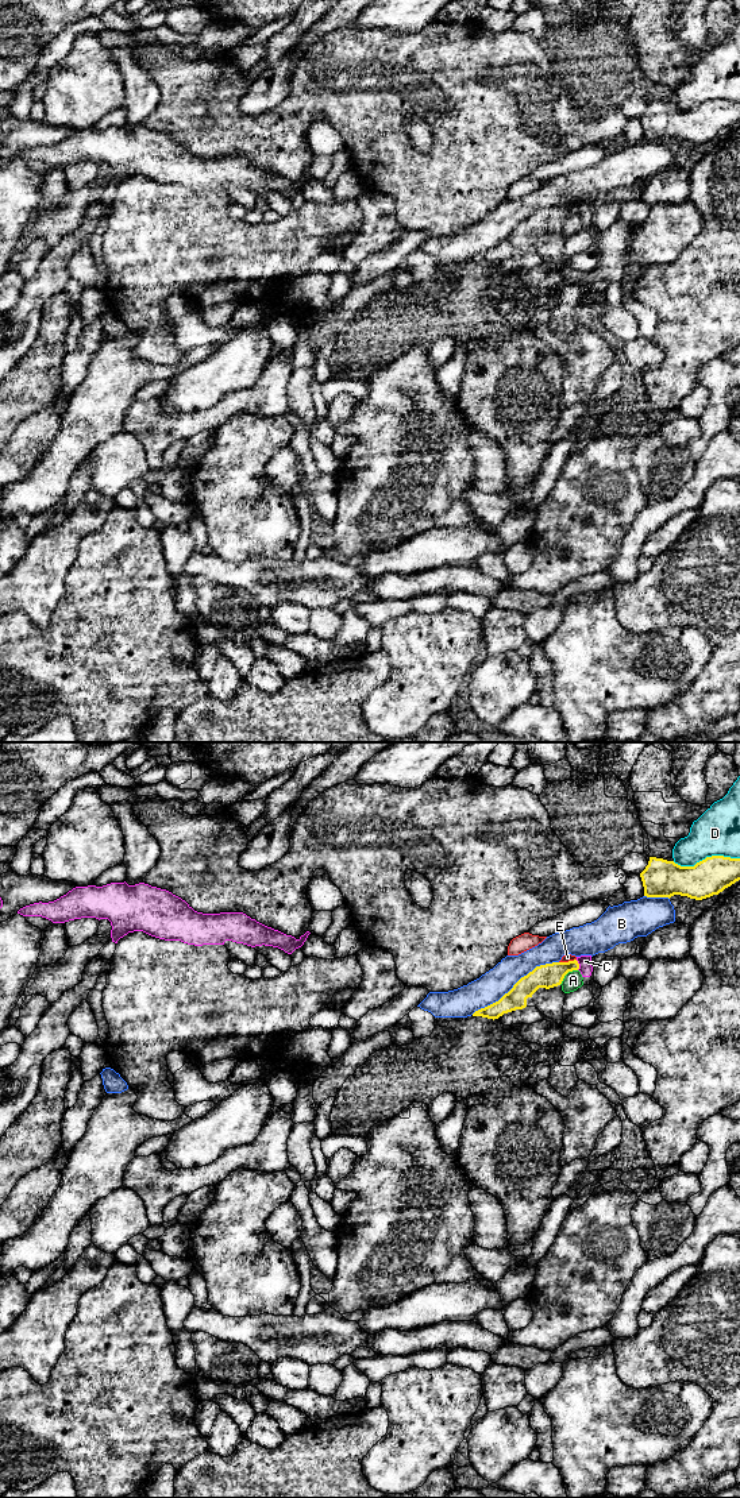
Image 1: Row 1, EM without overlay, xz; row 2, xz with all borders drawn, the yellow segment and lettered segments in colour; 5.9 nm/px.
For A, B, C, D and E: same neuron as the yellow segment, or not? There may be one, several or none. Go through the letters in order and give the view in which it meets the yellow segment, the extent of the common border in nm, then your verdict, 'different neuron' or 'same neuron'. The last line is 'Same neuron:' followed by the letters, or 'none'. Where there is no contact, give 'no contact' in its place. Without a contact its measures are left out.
A: meets yellow in xz; contact 140 nm long; different neuron
B: meets yellow in xz; contact 600 nm long; different neuron
C: meets yellow in xz; contact 70 nm long; different neuron
D: meets yellow in xz; contact 400 nm long; different neuron
E: meets yellow in xz; contact 110 nm long; different neuron
Same neuron: none

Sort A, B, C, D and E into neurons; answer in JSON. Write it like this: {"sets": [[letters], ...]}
{"sets": [["A"], ["B"], ["C"], ["D"], ["E"]]}

